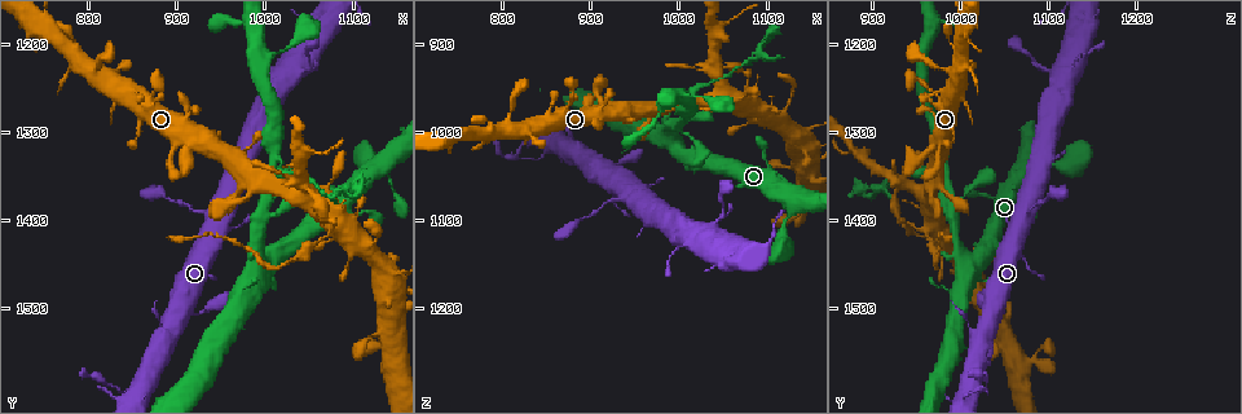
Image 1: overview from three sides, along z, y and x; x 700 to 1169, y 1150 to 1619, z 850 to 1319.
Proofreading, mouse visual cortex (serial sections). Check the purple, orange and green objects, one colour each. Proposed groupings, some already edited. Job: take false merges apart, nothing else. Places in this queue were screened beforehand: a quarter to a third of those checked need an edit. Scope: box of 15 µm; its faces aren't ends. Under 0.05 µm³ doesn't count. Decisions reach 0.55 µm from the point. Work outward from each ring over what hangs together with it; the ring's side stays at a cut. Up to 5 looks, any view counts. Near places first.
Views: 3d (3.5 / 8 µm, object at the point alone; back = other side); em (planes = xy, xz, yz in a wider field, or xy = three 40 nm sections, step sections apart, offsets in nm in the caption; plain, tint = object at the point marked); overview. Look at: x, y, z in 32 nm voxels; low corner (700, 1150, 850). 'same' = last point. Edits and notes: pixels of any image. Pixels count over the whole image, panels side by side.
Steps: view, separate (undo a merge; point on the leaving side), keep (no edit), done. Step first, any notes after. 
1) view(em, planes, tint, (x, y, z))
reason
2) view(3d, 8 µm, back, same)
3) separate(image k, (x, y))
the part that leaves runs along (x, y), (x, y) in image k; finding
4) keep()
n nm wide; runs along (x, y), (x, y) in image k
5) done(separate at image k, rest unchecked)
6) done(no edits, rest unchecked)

view(3d, 3.5 µm, (990, 1440, 1005))
abrupt turn

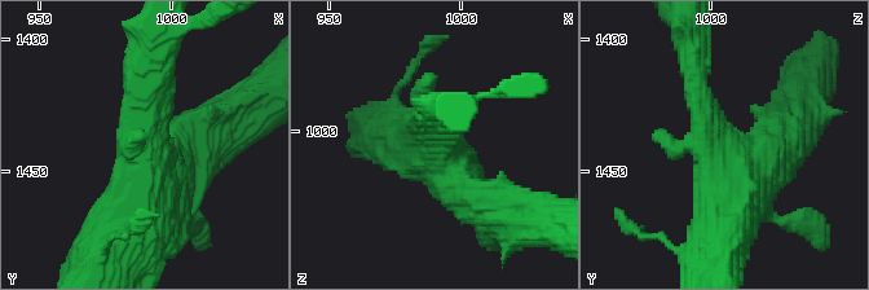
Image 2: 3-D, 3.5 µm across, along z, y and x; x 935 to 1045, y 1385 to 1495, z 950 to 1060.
view(em, xy, step 1, tint, (992, 1442, 1005))
now the EM

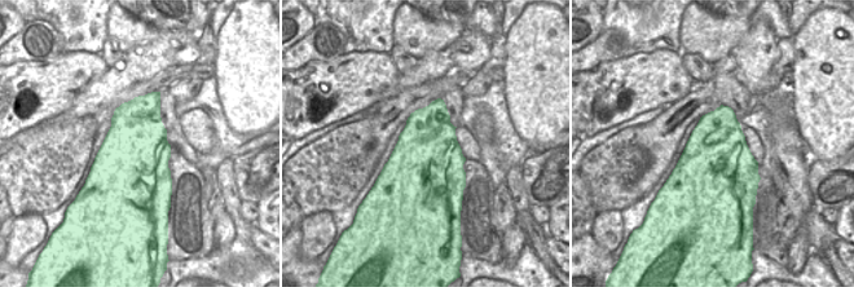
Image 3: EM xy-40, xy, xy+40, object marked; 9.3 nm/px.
keep()
runs along (208, 133), (157, 168), (113, 245) in image 2; continuous, no second cell

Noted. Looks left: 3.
view(3d, 3.5 µm, back, (1015, 1335, 980))
sharp bend

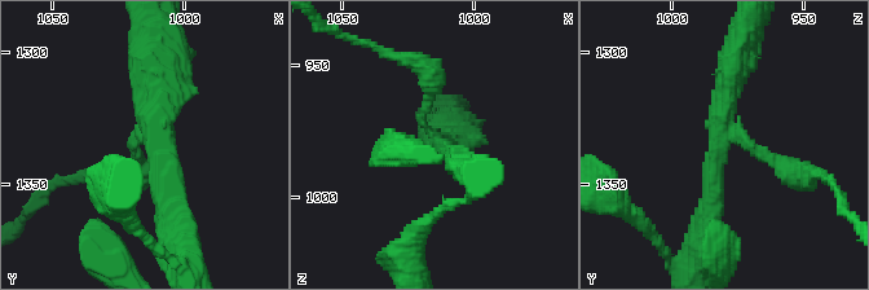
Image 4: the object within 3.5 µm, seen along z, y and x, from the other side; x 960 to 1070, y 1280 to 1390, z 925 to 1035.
view(em, xy, step 2, tint, (1010, 1331, 982))
3 arms; arms of 150, 300, 400 nm

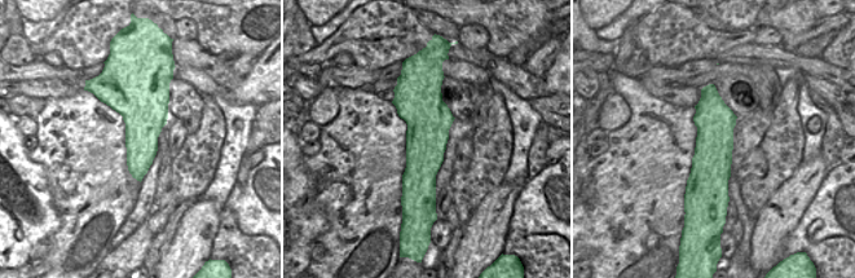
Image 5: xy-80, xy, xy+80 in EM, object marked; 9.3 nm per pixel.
view(em, xy, step 5, tint, same)
another direction

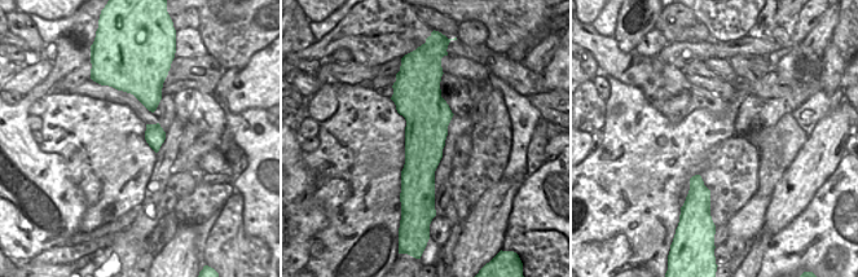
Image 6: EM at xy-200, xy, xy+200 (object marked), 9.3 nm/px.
keep()
runs along (709, 216), (722, 97), (739, 49) in image 4; continuous, no second cell

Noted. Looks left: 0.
done(no edits, rest unchecked)

